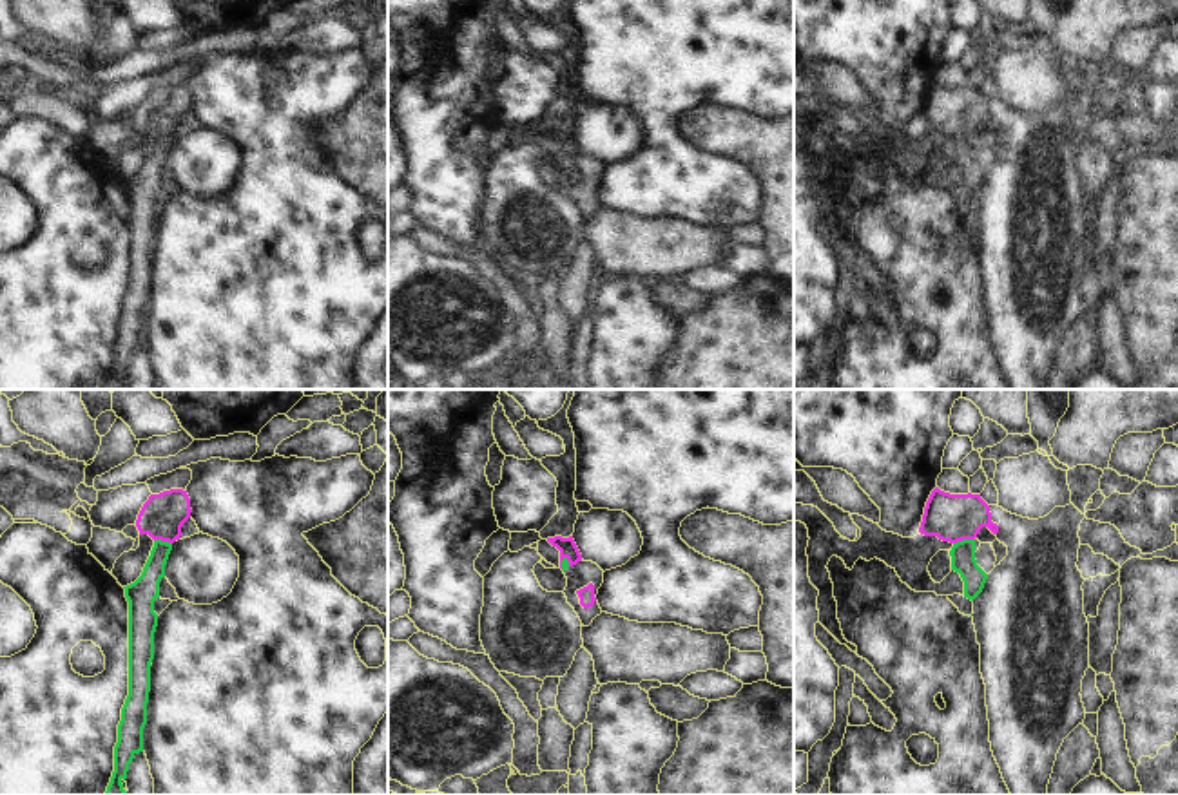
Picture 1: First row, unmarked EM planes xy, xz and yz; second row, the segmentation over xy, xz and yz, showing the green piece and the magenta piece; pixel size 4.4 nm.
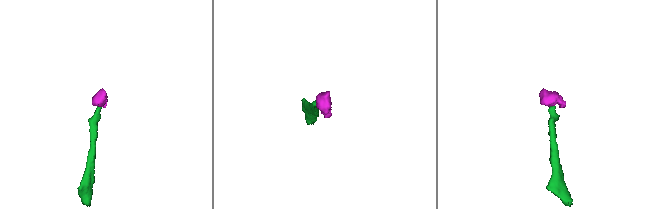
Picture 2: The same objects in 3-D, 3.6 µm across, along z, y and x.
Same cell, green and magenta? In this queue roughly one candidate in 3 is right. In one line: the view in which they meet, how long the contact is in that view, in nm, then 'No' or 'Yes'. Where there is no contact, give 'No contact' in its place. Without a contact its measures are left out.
Touches green in yz. Shared border 100 nm. Yes.

